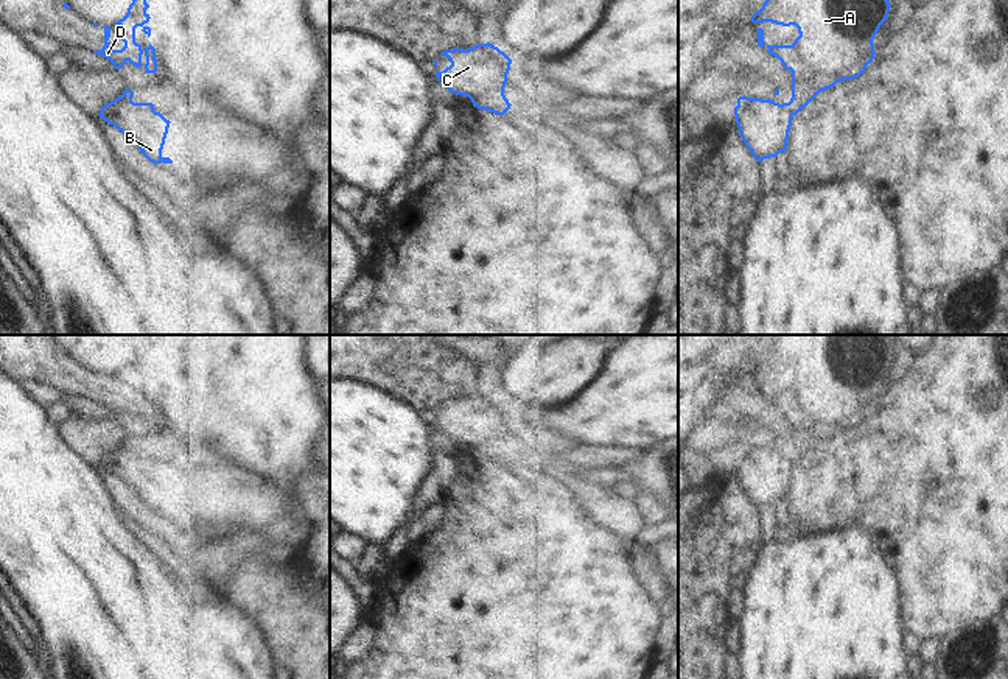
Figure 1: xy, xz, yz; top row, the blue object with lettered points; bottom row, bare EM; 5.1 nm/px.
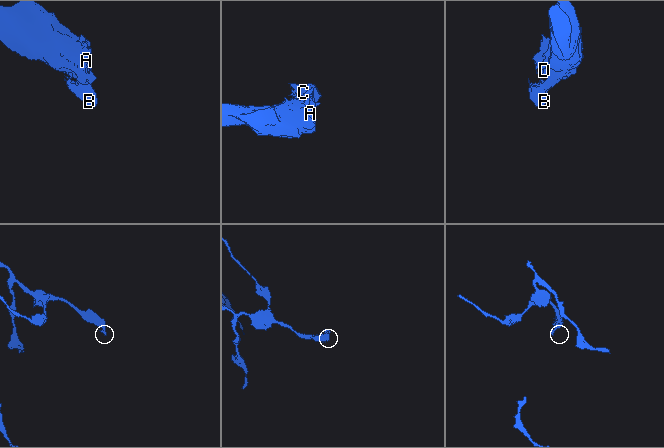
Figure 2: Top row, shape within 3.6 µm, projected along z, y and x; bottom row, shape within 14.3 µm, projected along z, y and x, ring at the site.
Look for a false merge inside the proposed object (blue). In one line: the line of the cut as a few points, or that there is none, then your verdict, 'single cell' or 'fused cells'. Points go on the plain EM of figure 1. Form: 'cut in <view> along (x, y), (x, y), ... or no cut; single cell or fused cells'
cut in xz along (504, 432), (472, 449); fused cells

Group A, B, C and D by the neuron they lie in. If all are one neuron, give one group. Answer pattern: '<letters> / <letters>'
A D / B C

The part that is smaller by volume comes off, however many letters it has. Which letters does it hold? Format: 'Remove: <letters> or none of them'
Remove: B, C.

